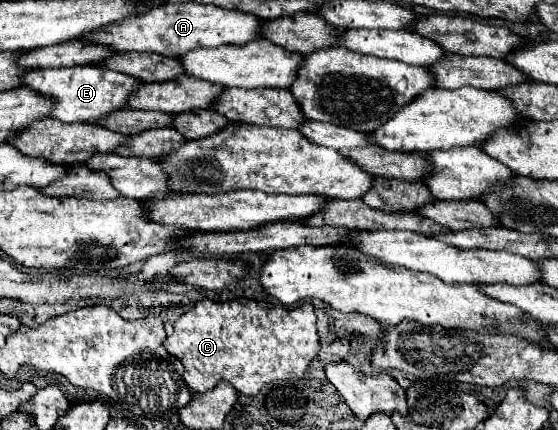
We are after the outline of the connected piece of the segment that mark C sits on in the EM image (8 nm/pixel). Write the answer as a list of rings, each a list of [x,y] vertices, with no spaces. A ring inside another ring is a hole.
[[[205,298],[175,322],[175,332],[165,338],[165,348],[183,362],[183,378],[193,392],[207,392],[219,380],[227,380],[237,392],[255,396],[273,380],[305,374],[321,348],[315,322],[311,304],[287,308],[265,306],[259,300],[213,302]]]

